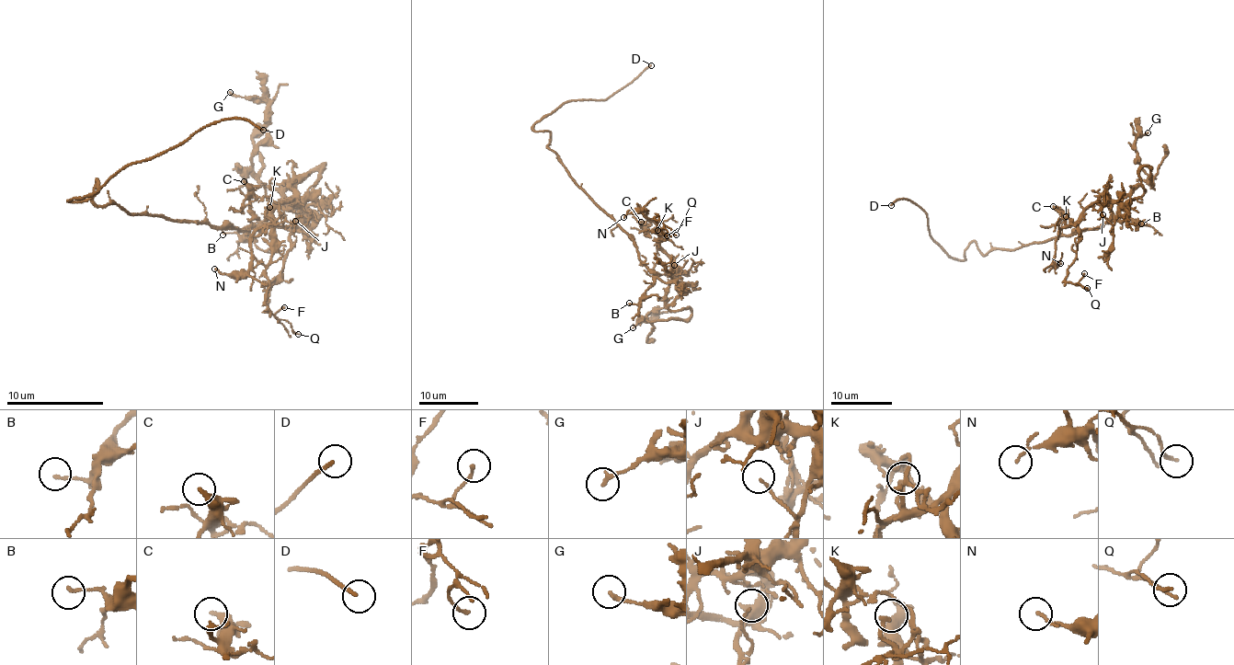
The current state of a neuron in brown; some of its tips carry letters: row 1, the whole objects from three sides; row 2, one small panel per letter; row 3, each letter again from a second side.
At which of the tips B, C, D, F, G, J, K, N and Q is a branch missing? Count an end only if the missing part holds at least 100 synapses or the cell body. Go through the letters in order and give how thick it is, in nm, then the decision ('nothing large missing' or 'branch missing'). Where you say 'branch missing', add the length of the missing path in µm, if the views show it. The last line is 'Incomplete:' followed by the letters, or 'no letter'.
B: 140 nm thick; nothing large missing
C: 240 nm thick; nothing large missing
D: 150 nm thick; branch missing; about 3 µm are missing
F: 140 nm thick; nothing large missing
G: 200 nm thick; nothing large missing
J: 100 nm thick; nothing large missing
K: 190 nm thick; nothing large missing
N: 90 nm thick; nothing large missing
Q: 140 nm thick; nothing large missing
Incomplete: D

